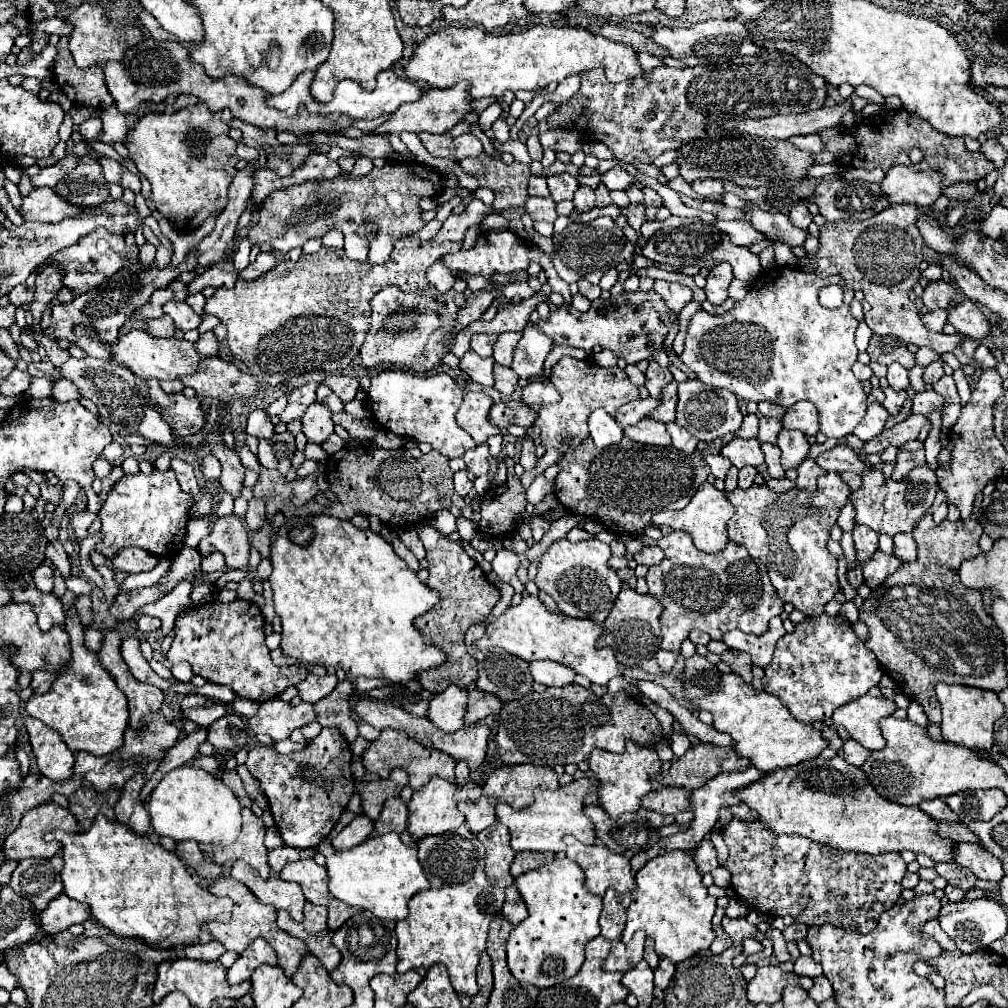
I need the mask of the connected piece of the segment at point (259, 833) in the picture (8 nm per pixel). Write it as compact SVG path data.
M242 810L242 832L240 838L222 848L222 846L202 846L204 854L214 854L214 862L220 866L226 866L234 860L246 860L252 868L258 870L258 874L268 880L270 878L270 866L268 866L268 850L264 846L264 822L258 818L252 810Z

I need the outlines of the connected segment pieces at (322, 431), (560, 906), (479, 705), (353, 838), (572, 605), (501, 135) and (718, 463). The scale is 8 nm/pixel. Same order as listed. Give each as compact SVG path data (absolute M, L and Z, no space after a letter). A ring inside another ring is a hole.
M320 402L310 404L306 414L302 416L302 432L308 444L322 444L334 432L332 412Z
M554 858L550 864L514 878L514 886L518 888L518 892L528 908L528 918L522 920L508 936L506 954L508 954L510 972L520 982L534 984L536 988L550 988L550 986L564 982L566 978L572 978L584 962L586 942L600 934L598 918L600 918L600 910L602 910L602 898L590 896L590 892L586 892L582 870L578 868L578 864L570 862L568 858Z
M472 690L468 692L468 706L466 706L466 714L464 714L464 722L466 724L474 724L482 718L486 718L488 714L494 714L502 708L500 698L496 698L494 694L482 692L482 690Z
M356 816L334 840L332 840L332 846L336 850L350 850L358 844L362 844L368 834L374 830L374 824L368 816Z
M598 538L580 540L576 544L564 540L556 540L542 556L538 574L534 578L536 586L550 594L558 608L572 618L590 618L596 624L602 624L620 592L622 580L616 570L608 566L608 558L612 556L610 546L600 542Z
M498 119L491 127L494 137L501 141L506 142L510 139L510 127L504 119Z
M710 454L710 456L706 456L706 462L708 462L708 466L710 466L710 470L712 470L712 474L716 476L716 478L726 478L726 474L728 474L728 470L730 470L730 460L728 458L724 458L724 456L720 456L720 454Z

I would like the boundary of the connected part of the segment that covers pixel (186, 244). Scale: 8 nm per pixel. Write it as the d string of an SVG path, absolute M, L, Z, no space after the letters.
M214 214L214 216L212 216L210 220L206 220L206 222L204 222L204 224L202 224L198 230L194 230L194 232L190 232L190 234L178 234L178 232L172 228L172 224L170 224L166 218L158 220L160 230L162 230L162 236L166 236L166 238L168 238L168 240L174 244L172 266L180 266L182 258L186 258L184 254L188 254L188 252L190 252L190 248L194 248L196 244L200 244L200 240L212 232L214 222L216 222L216 216L218 216L218 214Z

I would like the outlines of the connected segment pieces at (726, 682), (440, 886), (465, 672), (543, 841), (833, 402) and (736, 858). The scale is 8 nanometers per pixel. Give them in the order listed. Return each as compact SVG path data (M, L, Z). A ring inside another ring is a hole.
M696 654L696 656L686 660L686 676L688 676L688 680L684 680L686 698L692 700L698 708L712 712L714 728L730 734L738 742L738 746L736 746L738 754L748 758L752 762L752 766L756 766L762 774L774 772L778 768L790 768L790 766L796 766L796 764L806 762L806 760L814 760L828 746L828 740L824 740L822 734L812 724L804 724L804 722L796 720L776 696L772 696L768 692L756 692L754 686L744 682L738 674L718 672L718 668L714 664L710 664L704 656Z
M466 824L456 828L454 832L444 832L442 836L428 836L418 844L418 860L424 868L424 874L430 882L426 892L412 896L408 902L408 918L396 922L396 936L398 936L398 972L404 974L414 968L432 968L434 964L444 964L448 968L452 986L458 994L468 998L478 994L476 986L476 966L480 952L484 950L488 926L500 914L504 894L494 892L494 886L486 882L484 876L484 848L478 844L476 834L470 834Z
M428 524L418 528L418 536L426 548L426 560L430 570L428 586L440 592L440 602L430 612L420 616L416 620L416 626L424 636L430 638L434 646L446 652L446 666L438 666L438 668L422 672L418 676L418 682L422 684L424 690L432 694L446 690L446 686L450 684L456 684L458 688L468 688L468 684L476 680L478 672L476 672L476 660L464 648L464 634L472 624L486 620L486 616L492 612L494 604L498 602L500 592L486 578L486 574L476 564L476 560L472 560L458 542L448 540L448 536L440 534Z
M588 778L574 780L568 786L562 786L558 790L542 790L538 788L536 800L532 806L524 810L512 810L508 804L498 804L496 806L496 816L498 822L502 822L508 832L510 832L510 846L512 850L538 850L538 852L562 852L562 838L566 834L572 834L578 838L582 844L596 844L596 834L594 834L594 822L584 814L584 798L590 792L598 792L600 784L590 782Z
M782 266L762 272L758 280L754 280L744 300L736 302L736 306L730 312L722 316L712 316L704 310L698 310L690 318L680 360L688 368L692 368L698 380L702 380L704 384L710 384L714 388L726 388L746 402L768 400L788 408L798 400L808 400L818 410L820 432L826 438L840 440L852 434L854 426L858 424L858 420L862 420L868 406L862 382L852 374L852 364L858 356L858 348L854 344L858 320L850 312L852 298L854 292L846 288L842 276L818 278L816 274L804 272L796 266ZM828 284L838 284L844 288L844 304L840 308L830 310L818 302L820 288Z
M732 816L732 822L724 828L722 838L730 848L730 858L724 868L732 874L732 888L742 896L754 910L766 916L792 916L796 922L804 922L808 926L834 924L838 928L858 930L862 934L876 928L878 918L900 898L902 878L906 874L906 862L898 852L886 854L860 854L860 852L844 852L834 850L830 846L816 844L806 840L804 836L790 834L774 834L760 820L748 822L738 816Z

